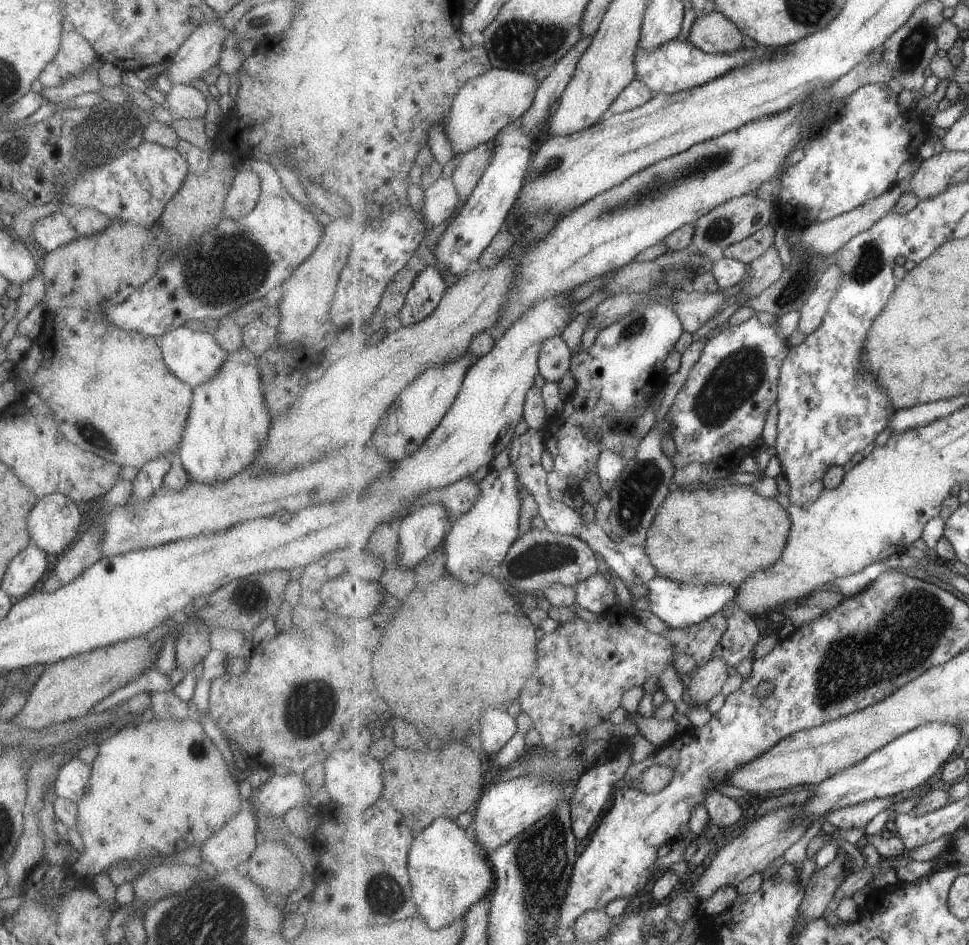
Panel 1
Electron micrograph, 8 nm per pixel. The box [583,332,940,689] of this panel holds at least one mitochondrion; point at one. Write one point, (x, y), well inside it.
(738, 377)

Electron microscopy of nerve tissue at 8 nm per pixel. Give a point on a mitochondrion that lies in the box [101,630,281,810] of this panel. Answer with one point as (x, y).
(199, 751)

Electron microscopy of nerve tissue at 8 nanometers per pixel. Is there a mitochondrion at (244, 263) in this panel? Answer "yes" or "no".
yes

